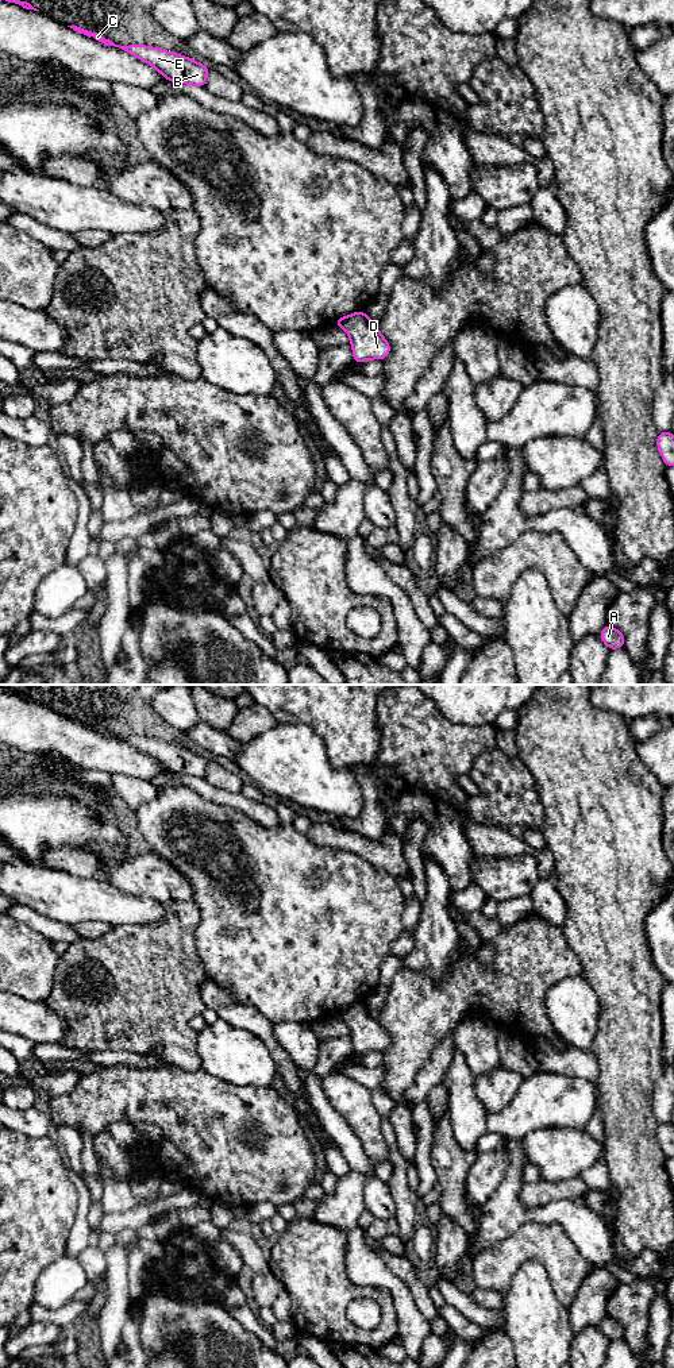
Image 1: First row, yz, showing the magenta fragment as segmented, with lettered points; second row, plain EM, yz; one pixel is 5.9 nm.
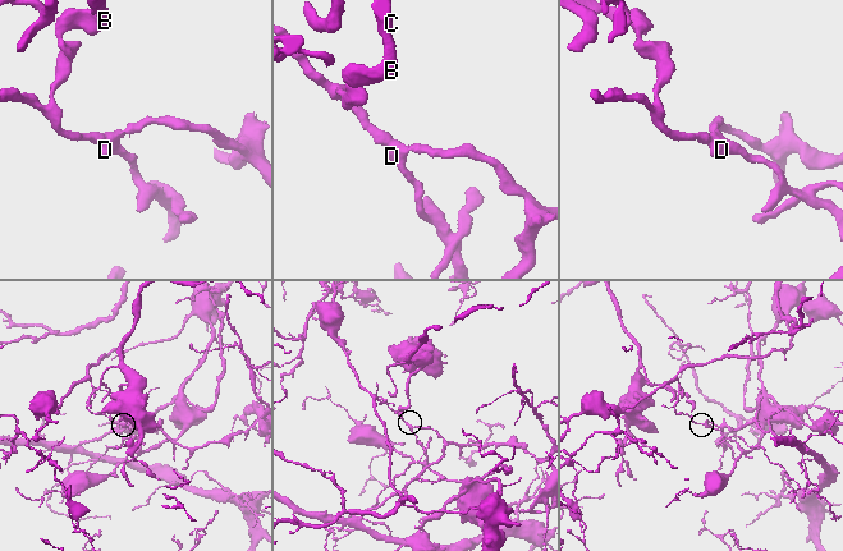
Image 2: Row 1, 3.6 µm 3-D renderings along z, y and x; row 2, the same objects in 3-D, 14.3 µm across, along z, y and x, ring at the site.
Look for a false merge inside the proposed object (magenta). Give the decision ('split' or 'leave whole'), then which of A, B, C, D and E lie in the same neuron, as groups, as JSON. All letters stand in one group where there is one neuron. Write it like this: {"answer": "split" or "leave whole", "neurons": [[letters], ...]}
{"answer": "split", "neurons": [["A", "D"], ["B", "C", "E"]]}

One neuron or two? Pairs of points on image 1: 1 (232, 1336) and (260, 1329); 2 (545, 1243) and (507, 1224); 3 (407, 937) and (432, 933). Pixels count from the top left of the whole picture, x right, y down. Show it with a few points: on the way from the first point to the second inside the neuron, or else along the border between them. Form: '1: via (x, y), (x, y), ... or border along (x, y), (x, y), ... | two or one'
1: border along (227, 1311), (266, 1347), (278, 1349) | two
2: border along (549, 1224), (524, 1222), (490, 1247) | two
3: border along (413, 935), (413, 948), (403, 959) | two

